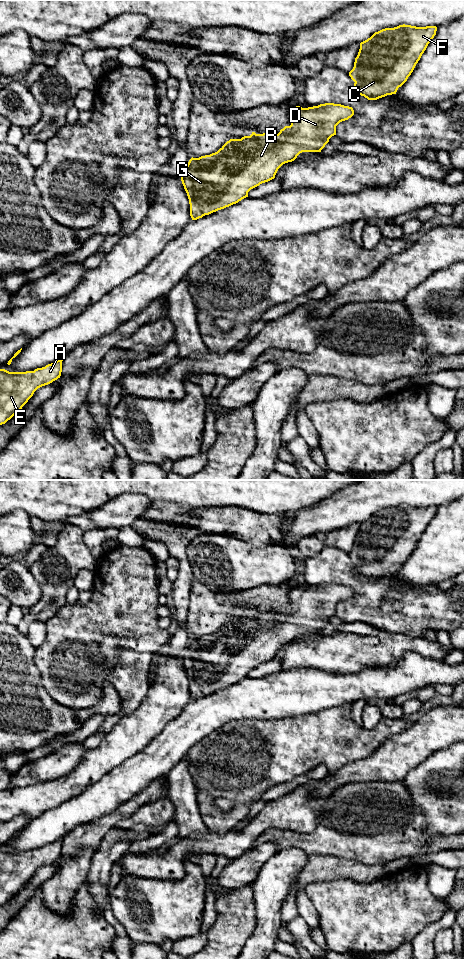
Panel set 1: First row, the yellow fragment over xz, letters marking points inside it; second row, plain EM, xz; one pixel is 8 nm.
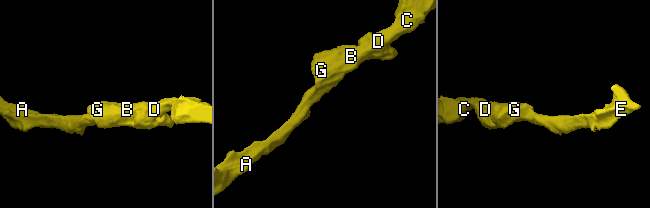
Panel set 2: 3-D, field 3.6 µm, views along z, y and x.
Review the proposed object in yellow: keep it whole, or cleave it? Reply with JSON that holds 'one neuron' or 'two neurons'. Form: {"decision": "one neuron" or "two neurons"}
{"decision": "one neuron"}

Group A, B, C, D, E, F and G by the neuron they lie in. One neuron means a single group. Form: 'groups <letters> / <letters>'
groups A B C D E F G

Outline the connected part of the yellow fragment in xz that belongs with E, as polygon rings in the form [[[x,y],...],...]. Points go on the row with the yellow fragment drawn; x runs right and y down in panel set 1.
[[[63,359],[34,371],[9,372],[0,369],[0,425],[17,414],[38,388],[60,378]]]

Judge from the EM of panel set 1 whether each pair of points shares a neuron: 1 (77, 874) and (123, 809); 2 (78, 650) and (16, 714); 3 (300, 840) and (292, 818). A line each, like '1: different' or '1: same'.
1: same
2: different
3: different

